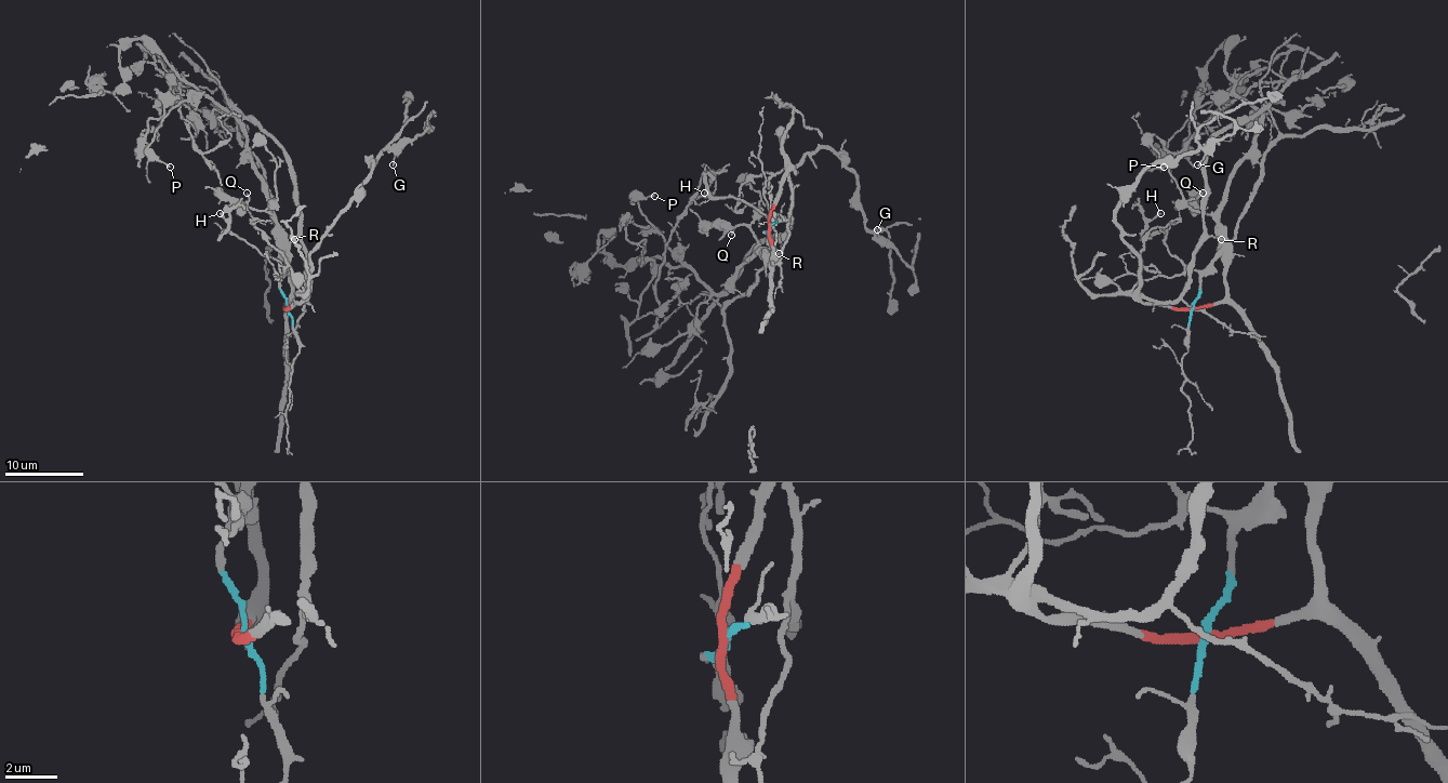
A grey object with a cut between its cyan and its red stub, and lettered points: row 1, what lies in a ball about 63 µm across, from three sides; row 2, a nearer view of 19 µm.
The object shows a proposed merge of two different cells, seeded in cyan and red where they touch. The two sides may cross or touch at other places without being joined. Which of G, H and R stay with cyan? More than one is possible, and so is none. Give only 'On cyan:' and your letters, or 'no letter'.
On cyan: H

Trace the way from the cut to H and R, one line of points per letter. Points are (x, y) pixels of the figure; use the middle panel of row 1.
H: (770, 224), (764, 233), (770, 221), (760, 211), (713, 197), (708, 175), (713, 181), (705, 193)
R: (770, 224), (772, 204), (785, 175), (792, 224), (778, 254)

